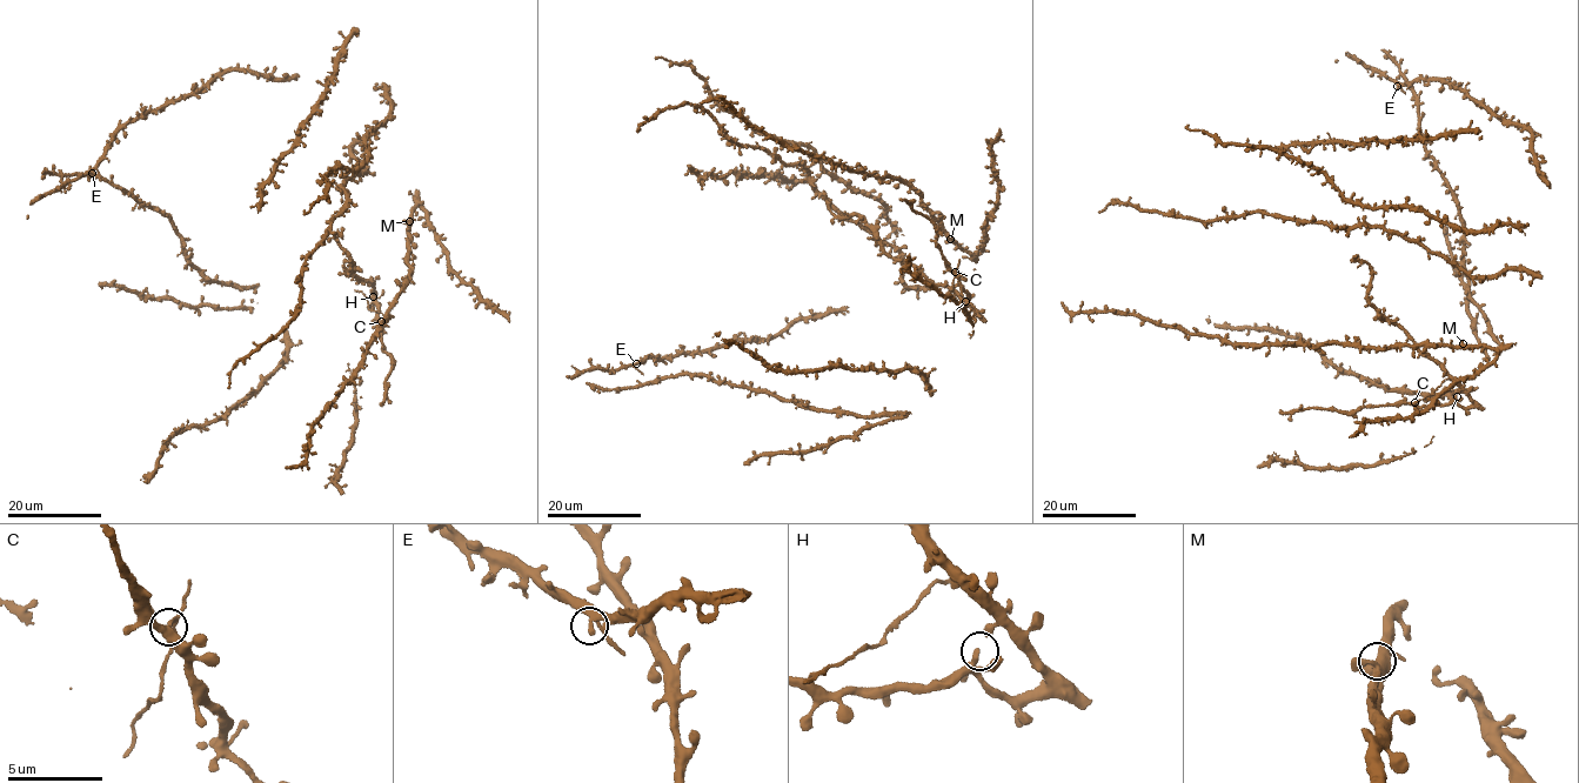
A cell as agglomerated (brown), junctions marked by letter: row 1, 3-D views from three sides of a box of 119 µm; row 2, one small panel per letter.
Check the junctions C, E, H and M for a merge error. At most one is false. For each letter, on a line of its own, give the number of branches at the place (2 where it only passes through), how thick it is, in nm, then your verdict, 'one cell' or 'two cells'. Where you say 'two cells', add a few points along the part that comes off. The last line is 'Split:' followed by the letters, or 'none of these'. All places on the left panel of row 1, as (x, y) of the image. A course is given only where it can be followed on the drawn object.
C: branches 3; calibre 280 nm; two cells; course (381, 322), (383, 315), (370, 309), (362, 292), (354, 289)
E: branches 3; calibre 280 nm; one cell
H: branches 3; calibre 240 nm; one cell
M: branches 3; calibre 360 nm; one cell
Split: C

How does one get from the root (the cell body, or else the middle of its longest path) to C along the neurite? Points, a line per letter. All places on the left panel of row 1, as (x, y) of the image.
C: (373, 301), (381, 322)

